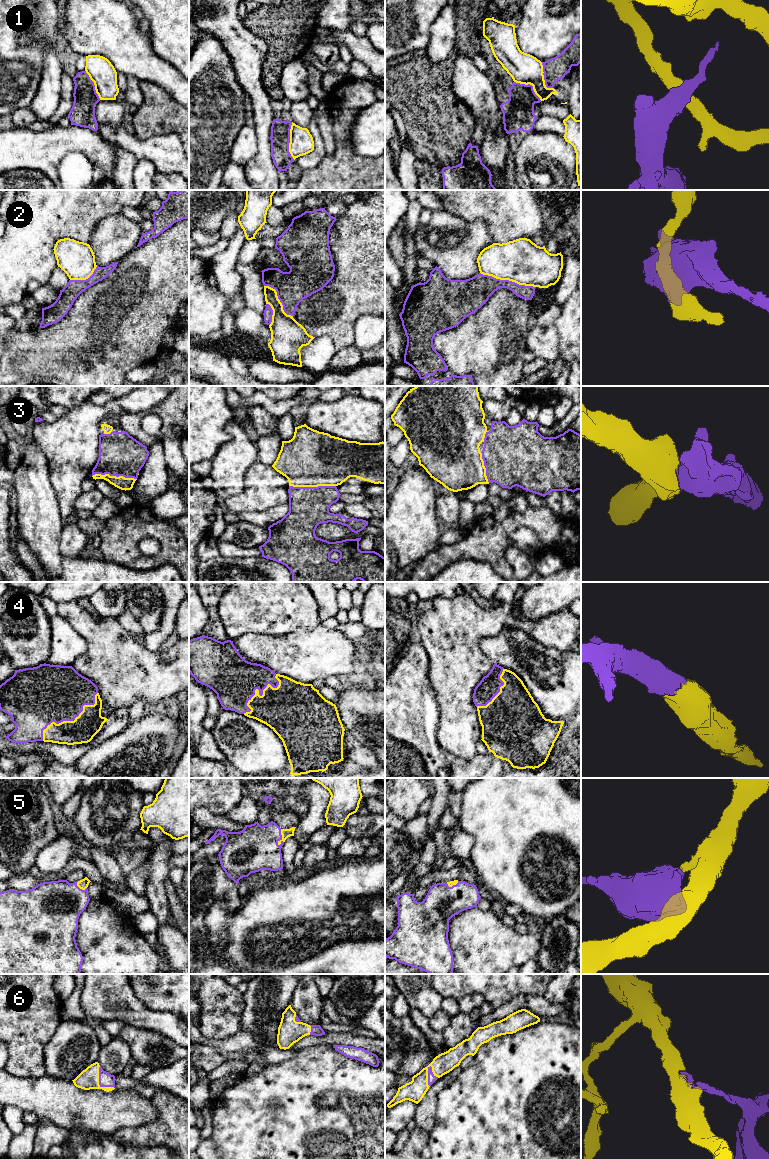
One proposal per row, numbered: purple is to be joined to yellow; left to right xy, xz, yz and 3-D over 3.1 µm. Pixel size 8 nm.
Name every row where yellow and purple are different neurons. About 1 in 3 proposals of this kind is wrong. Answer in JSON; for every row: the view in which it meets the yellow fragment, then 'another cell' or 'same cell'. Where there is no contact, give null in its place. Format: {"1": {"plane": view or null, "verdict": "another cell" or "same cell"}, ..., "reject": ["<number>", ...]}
{"1": {"plane": "xz", "verdict": "another cell"}, "2": {"plane": "yz", "verdict": "another cell"}, "3": {"plane": "xz", "verdict": "same cell"}, "4": {"plane": "xy", "verdict": "same cell"}, "5": {"plane": "xz", "verdict": "same cell"}, "6": {"plane": "yz", "verdict": "same cell"}, "reject": ["1", "2"]}

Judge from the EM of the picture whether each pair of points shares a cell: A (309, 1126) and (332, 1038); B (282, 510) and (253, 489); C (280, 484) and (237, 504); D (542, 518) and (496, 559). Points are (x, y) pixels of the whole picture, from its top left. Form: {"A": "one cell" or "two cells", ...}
{"A": "two cells", "B": "two cells", "C": "one cell", "D": "one cell"}

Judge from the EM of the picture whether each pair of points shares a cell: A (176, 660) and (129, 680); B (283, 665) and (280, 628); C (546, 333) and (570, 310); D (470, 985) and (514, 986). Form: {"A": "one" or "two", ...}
{"A": "one", "B": "two", "C": "two", "D": "one"}

